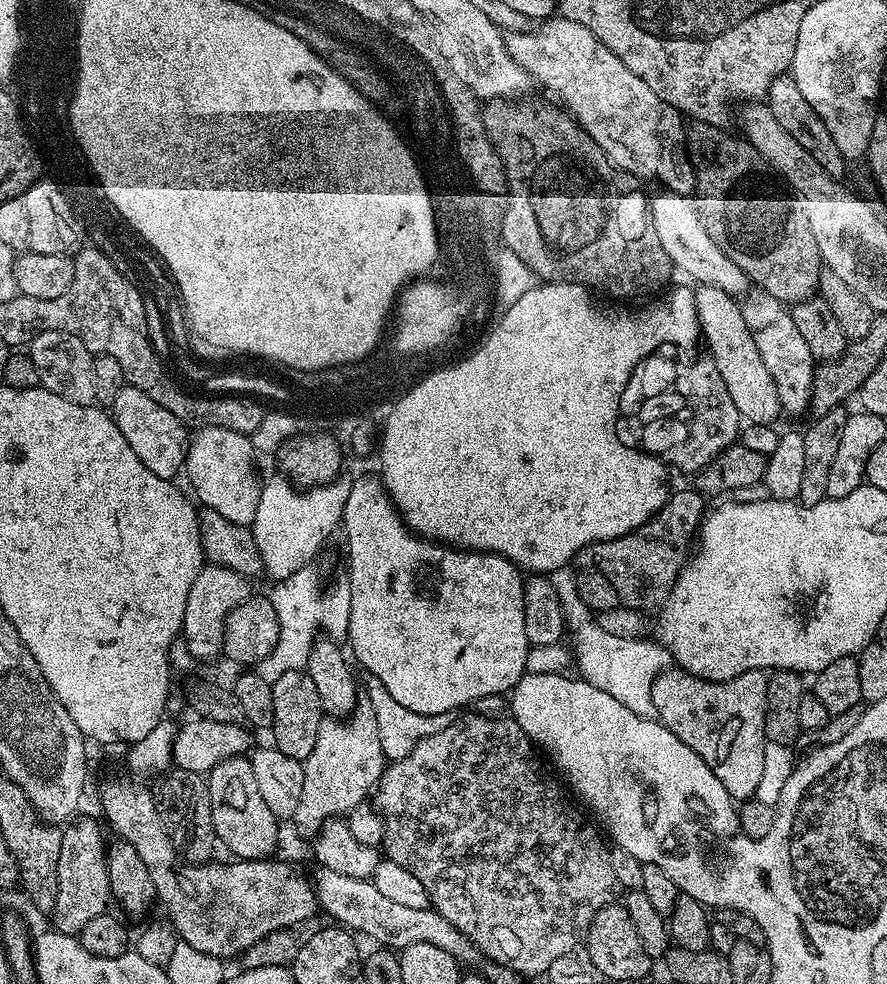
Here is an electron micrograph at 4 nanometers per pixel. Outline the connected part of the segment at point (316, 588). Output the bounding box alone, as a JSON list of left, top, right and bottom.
[258,566,350,684]

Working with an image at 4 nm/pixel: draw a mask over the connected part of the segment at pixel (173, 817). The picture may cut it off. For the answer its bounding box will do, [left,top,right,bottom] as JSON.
[150,766,218,864]

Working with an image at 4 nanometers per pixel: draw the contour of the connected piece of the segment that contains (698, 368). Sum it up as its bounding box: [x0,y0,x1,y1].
[667,354,742,474]

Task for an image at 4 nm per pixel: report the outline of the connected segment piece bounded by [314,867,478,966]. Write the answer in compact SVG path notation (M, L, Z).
M317 867L315 871L317 905L325 917L333 916L336 919L333 921L347 928L349 932L361 937L369 936L370 939L377 940L377 945L389 950L402 950L418 942L430 942L438 946L438 950L446 950L446 954L453 956L461 965L472 966L475 965L472 963L478 960L476 948L466 938L466 934L454 930L454 926L450 926L450 922L446 922L446 918L442 918L442 914L438 914L435 908L429 906L422 910L413 910L402 906L399 902L384 897L378 891L378 886L372 884L371 879L346 878L346 874L334 874L334 870L329 868Z

